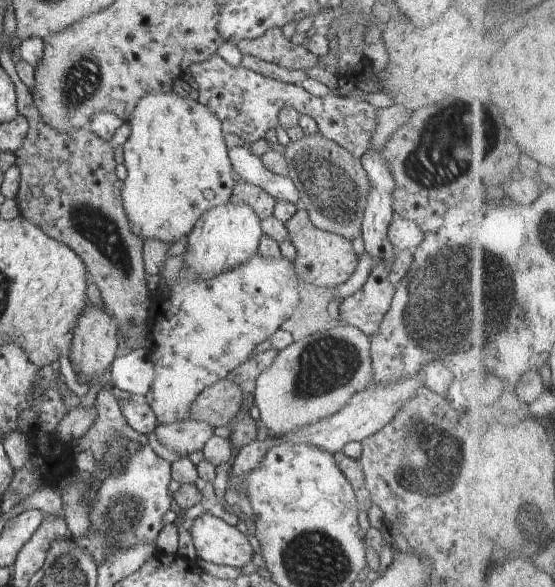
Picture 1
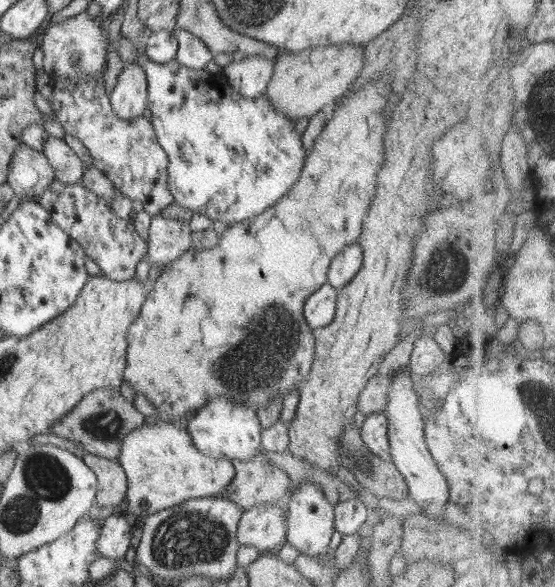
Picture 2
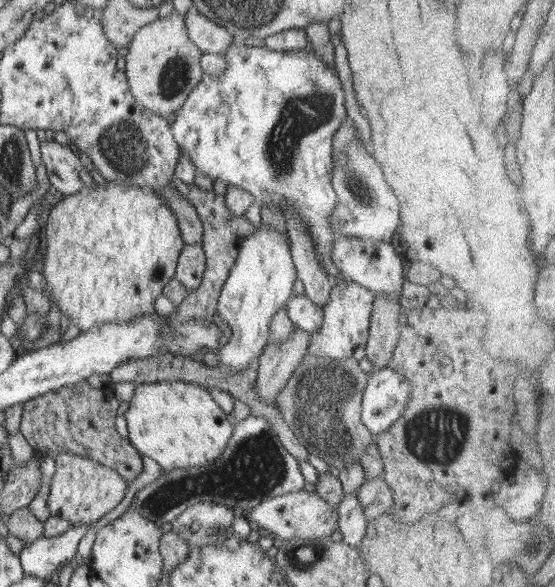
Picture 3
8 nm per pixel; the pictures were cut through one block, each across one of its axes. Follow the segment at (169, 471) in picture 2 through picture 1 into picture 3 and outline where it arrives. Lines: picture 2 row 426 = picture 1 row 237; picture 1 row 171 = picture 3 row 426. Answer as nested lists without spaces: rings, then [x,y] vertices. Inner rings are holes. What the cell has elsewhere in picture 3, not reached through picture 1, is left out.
[[[164,381],[138,385],[123,414],[134,448],[161,466],[163,471],[207,466],[228,445],[233,433],[227,413],[214,401],[204,385],[185,381]]]

